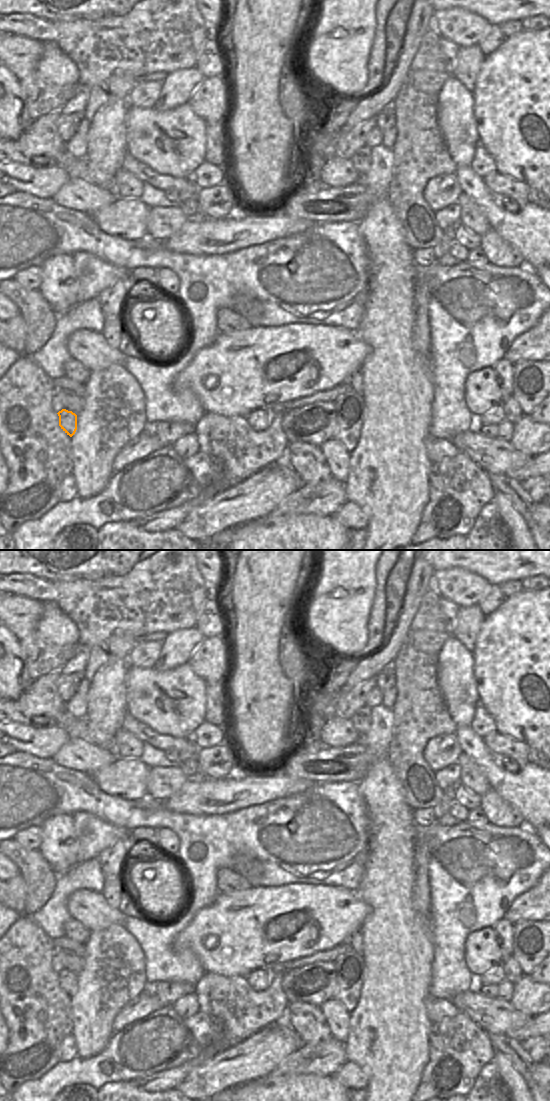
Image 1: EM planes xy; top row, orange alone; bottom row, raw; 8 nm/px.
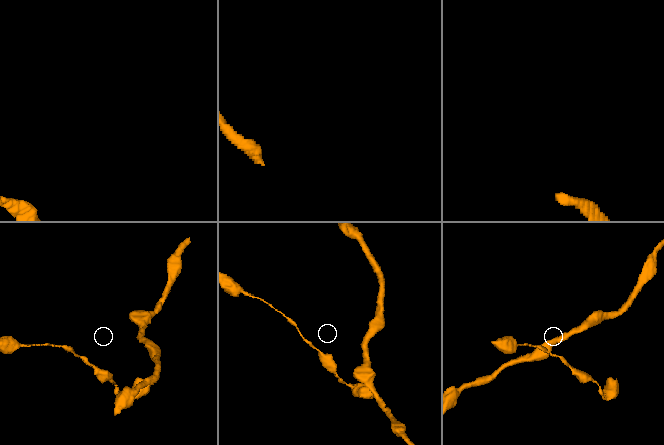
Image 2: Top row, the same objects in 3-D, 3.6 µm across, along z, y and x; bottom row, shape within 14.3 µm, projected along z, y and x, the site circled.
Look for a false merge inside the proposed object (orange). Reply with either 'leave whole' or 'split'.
leave whole

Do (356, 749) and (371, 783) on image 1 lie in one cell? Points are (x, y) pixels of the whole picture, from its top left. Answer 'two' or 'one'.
two

